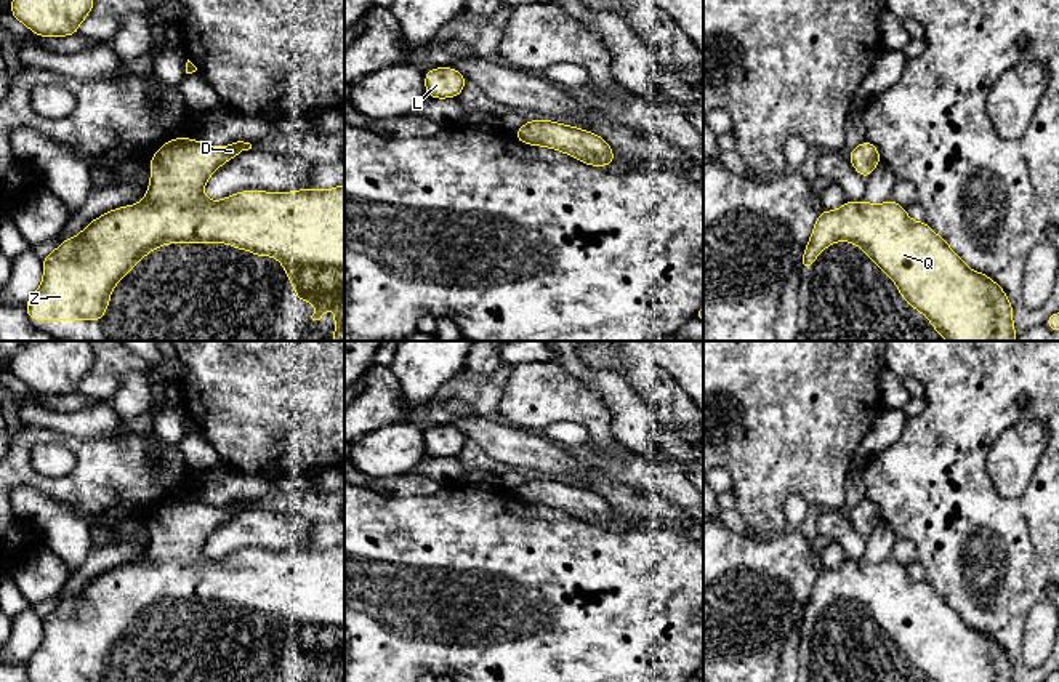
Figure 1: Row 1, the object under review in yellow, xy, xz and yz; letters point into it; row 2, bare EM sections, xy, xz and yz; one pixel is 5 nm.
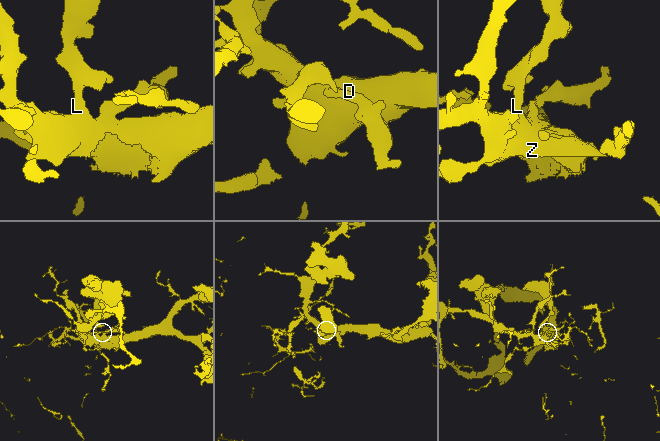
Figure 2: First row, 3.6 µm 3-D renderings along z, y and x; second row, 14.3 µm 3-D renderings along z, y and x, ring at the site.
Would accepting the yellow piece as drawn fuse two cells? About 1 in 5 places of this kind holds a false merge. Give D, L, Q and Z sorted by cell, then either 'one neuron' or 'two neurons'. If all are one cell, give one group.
D L Q Z; one neuron

